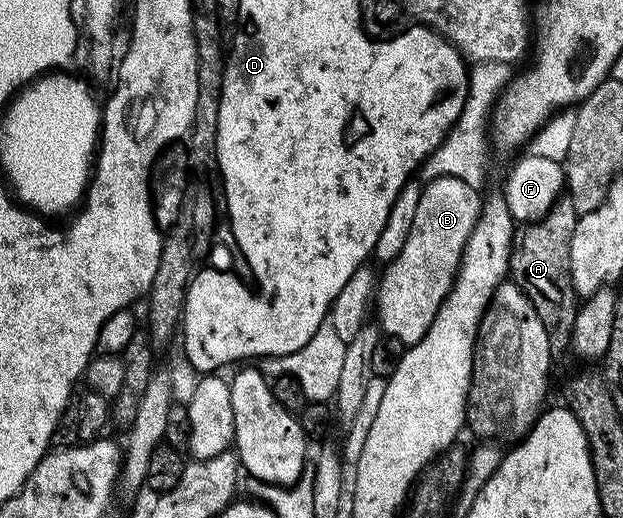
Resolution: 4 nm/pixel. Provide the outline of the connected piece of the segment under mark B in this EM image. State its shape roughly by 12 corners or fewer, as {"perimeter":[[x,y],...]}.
{"perimeter":[[460,178],[422,189],[385,265],[377,323],[420,342],[452,290],[483,197]]}

